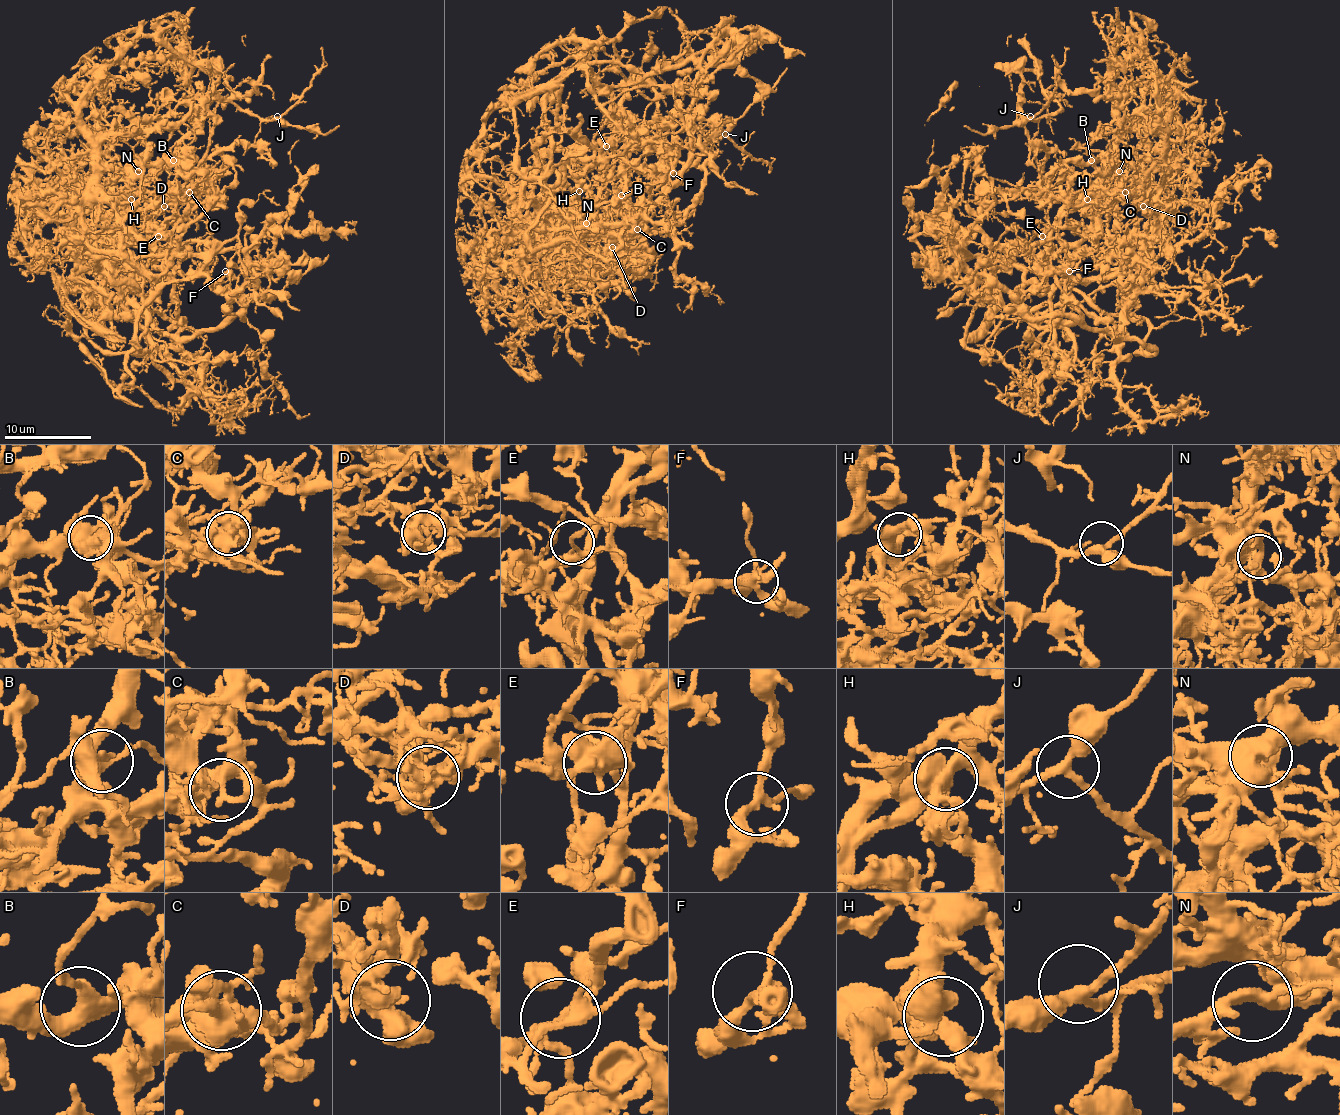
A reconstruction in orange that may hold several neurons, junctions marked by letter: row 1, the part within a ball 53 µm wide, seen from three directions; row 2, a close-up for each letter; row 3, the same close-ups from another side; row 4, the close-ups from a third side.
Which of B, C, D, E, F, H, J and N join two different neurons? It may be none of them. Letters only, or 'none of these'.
C, E

